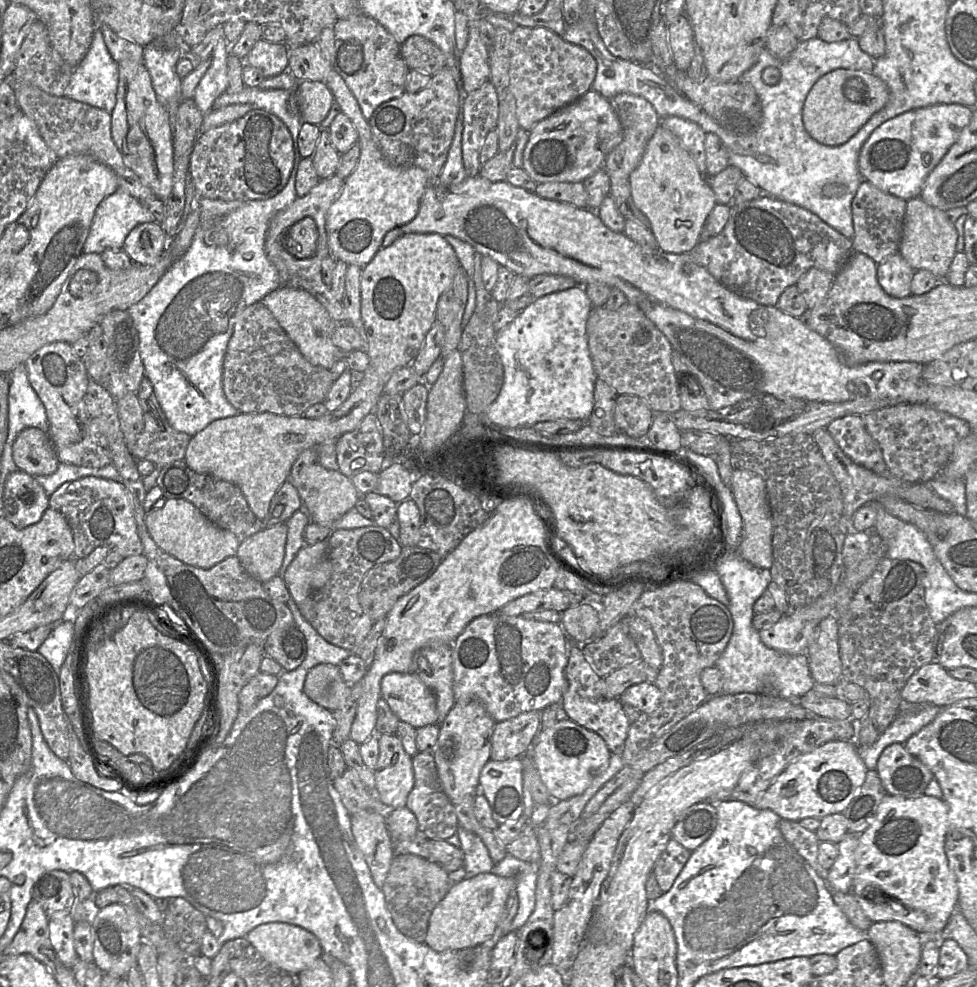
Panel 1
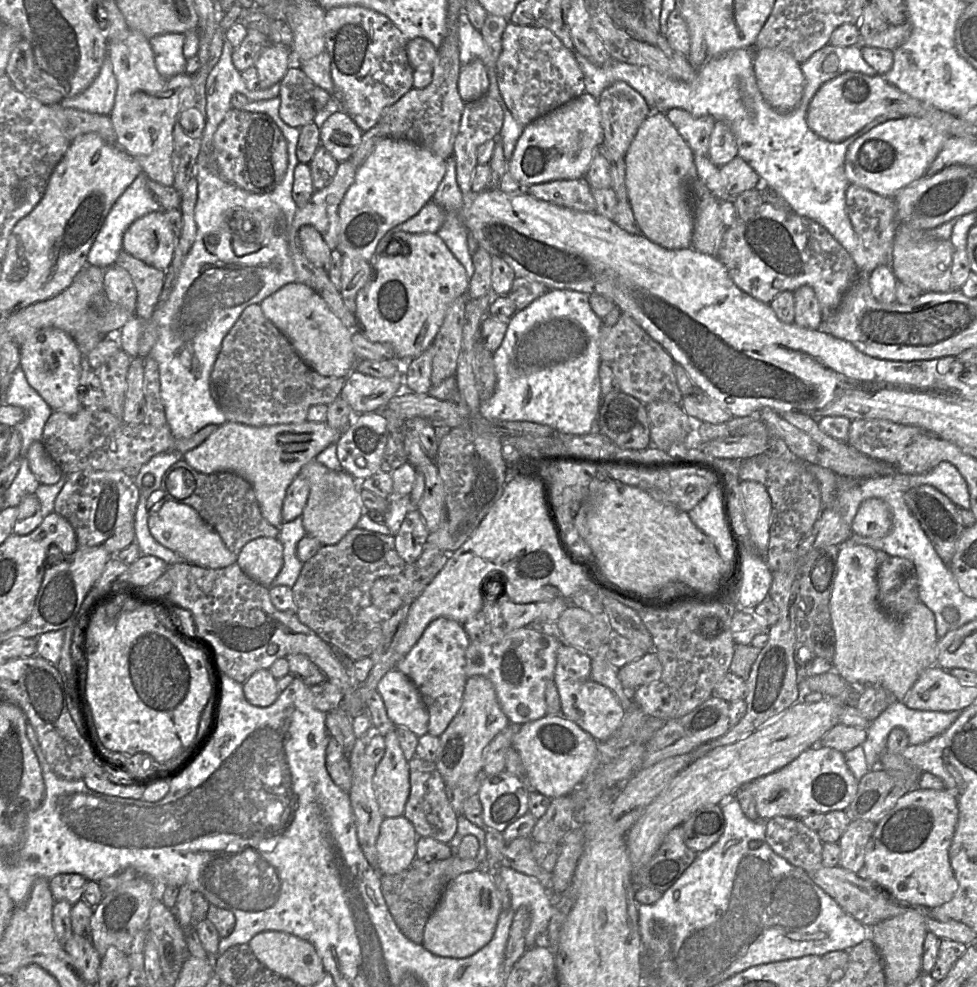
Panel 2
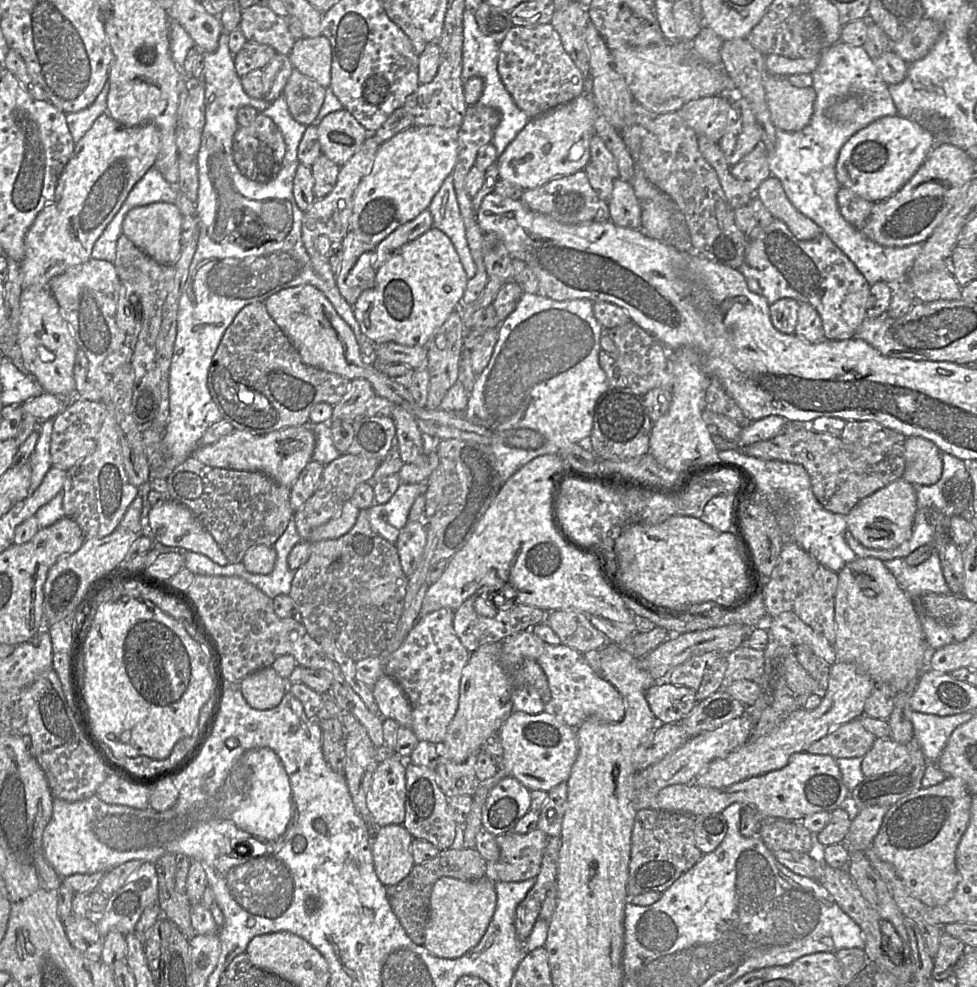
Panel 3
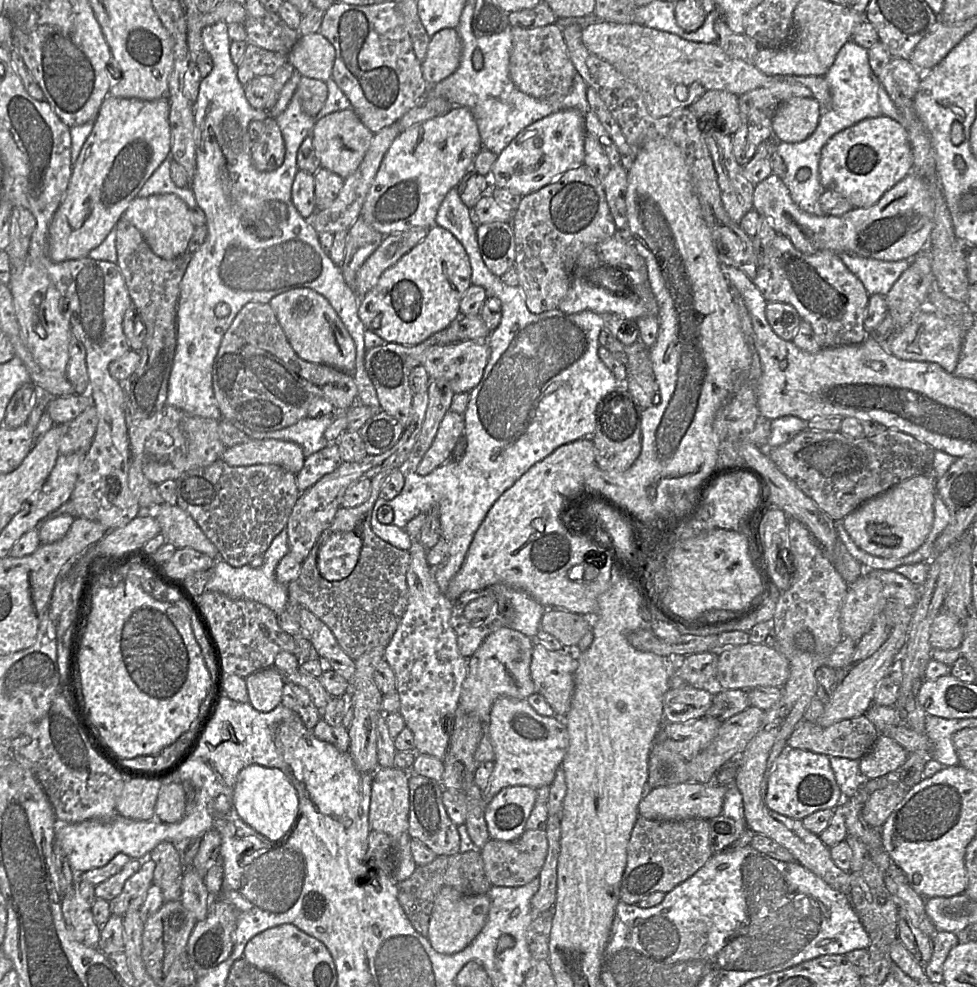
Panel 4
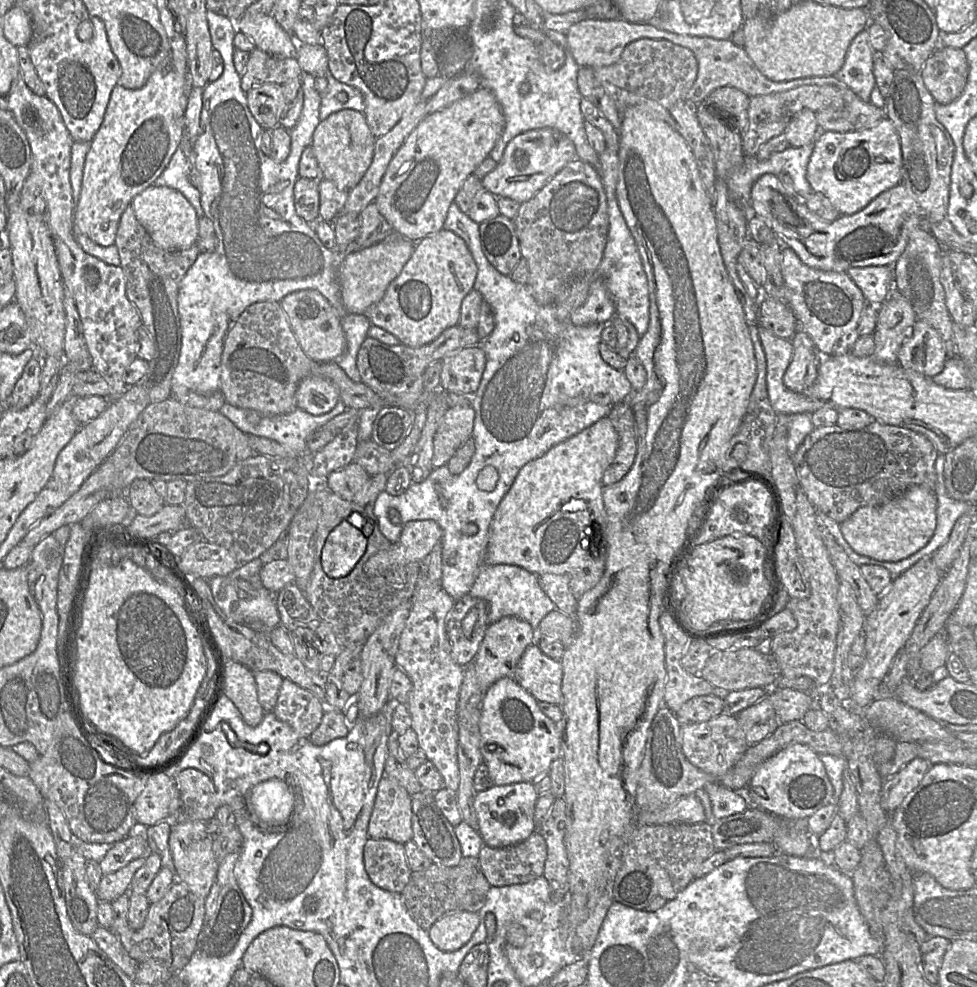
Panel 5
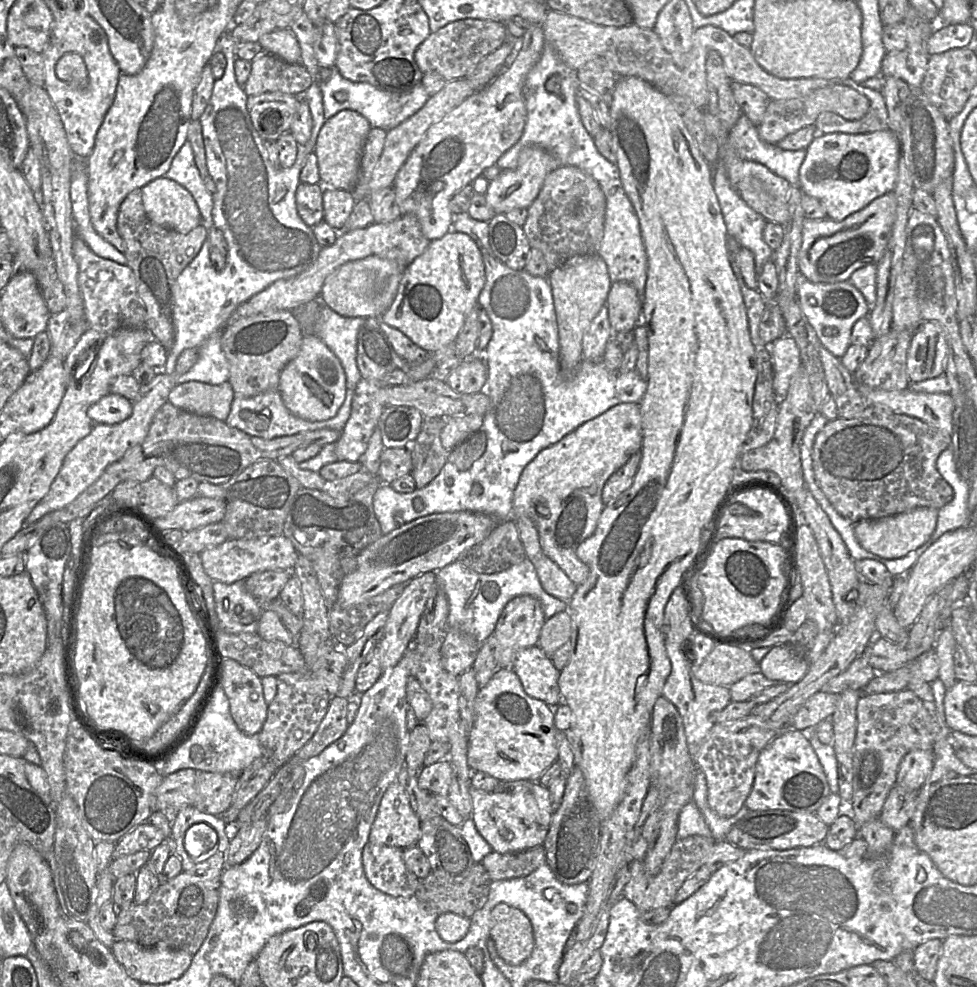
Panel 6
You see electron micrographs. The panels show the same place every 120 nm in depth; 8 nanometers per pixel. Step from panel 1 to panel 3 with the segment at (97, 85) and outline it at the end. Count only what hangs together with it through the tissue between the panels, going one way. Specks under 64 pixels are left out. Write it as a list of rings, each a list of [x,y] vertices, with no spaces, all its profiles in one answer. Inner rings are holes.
[[[108,80],[94,102],[87,108],[66,114],[66,122],[74,143],[77,143],[91,128],[94,121],[107,112]]]

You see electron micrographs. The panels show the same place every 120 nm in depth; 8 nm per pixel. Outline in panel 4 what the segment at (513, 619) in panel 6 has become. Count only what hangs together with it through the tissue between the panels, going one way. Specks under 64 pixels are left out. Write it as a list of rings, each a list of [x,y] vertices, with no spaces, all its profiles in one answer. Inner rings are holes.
[[[508,626],[491,633],[468,658],[468,672],[462,684],[459,706],[475,714],[481,722],[490,721],[493,703],[499,697],[527,699],[537,693],[531,677],[533,639]]]

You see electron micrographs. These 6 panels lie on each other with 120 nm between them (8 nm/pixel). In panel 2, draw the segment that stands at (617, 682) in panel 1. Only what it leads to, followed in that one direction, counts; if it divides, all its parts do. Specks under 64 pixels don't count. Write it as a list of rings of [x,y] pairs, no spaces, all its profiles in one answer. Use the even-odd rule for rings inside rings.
[[[653,650],[619,668],[617,675],[624,689],[635,690],[644,684],[661,681],[662,670],[658,655]]]

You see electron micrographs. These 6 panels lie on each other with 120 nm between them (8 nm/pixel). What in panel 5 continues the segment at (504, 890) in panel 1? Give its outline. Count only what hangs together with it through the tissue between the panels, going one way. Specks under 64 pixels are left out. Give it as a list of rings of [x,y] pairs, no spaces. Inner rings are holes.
[[[458,911],[438,919],[428,935],[438,949],[452,952],[470,940],[478,925],[478,912]]]

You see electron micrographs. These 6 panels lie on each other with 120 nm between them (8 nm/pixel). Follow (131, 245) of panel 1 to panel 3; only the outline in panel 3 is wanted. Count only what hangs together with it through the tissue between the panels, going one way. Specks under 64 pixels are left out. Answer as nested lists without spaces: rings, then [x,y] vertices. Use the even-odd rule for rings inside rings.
[[[156,202],[131,209],[122,223],[124,234],[136,247],[161,265],[174,265],[181,252],[182,214],[173,203]]]

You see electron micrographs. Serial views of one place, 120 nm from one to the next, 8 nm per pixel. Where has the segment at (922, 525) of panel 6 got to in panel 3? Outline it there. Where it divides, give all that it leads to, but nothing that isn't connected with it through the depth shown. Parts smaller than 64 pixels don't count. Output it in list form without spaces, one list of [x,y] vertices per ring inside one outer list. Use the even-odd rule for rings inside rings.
[[[900,478],[861,499],[847,514],[847,528],[865,547],[892,549],[910,537],[916,512],[915,485]]]

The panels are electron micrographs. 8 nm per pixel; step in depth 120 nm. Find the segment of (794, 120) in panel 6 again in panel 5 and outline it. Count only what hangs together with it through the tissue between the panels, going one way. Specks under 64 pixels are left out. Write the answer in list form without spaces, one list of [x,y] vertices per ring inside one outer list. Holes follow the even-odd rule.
[[[807,85],[784,92],[750,97],[748,126],[742,133],[742,151],[745,157],[756,156],[761,146],[784,133],[792,118],[801,110],[818,112],[823,109],[842,111],[846,102],[839,88],[833,85]]]

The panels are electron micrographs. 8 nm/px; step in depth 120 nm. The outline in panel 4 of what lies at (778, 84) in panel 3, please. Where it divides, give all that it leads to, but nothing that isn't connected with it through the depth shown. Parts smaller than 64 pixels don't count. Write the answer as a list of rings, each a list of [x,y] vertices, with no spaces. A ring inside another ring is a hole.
[[[813,97],[789,99],[778,106],[773,116],[773,139],[786,143],[806,140],[816,130],[821,114]]]

